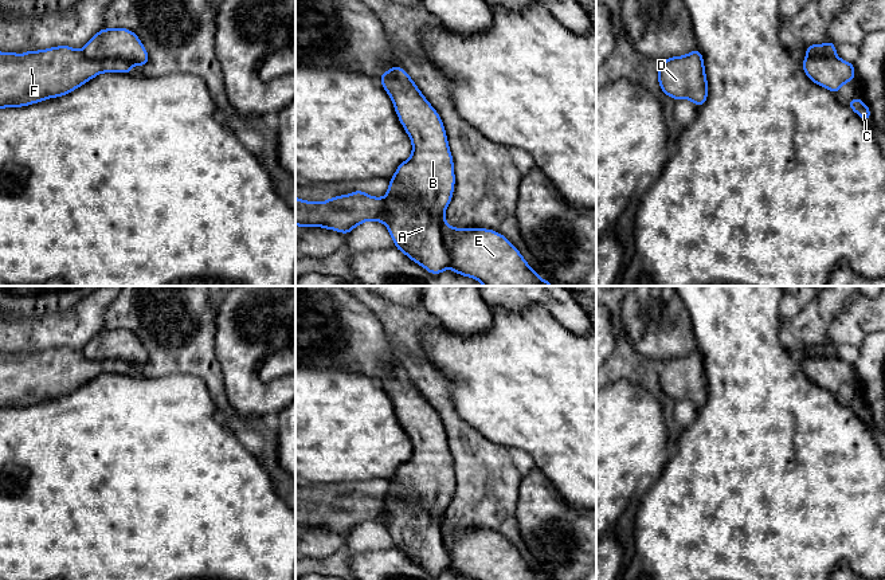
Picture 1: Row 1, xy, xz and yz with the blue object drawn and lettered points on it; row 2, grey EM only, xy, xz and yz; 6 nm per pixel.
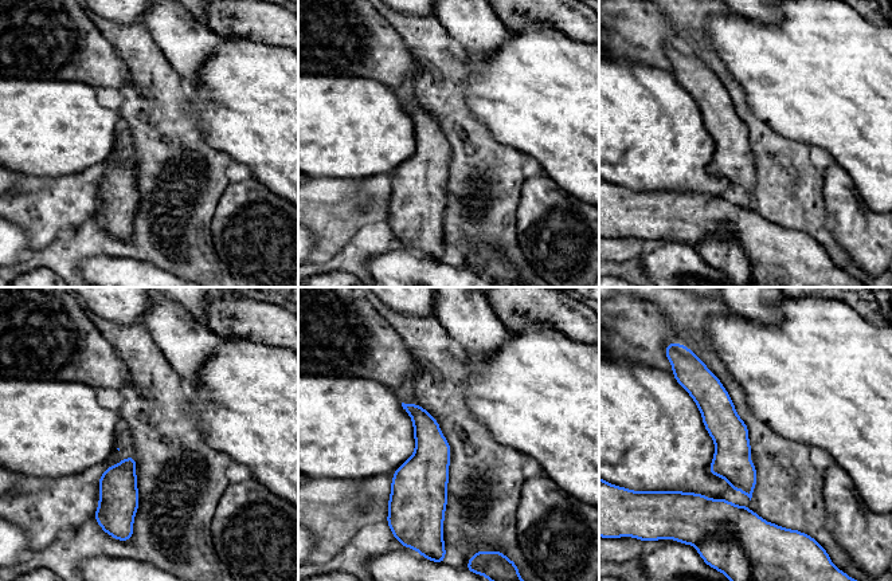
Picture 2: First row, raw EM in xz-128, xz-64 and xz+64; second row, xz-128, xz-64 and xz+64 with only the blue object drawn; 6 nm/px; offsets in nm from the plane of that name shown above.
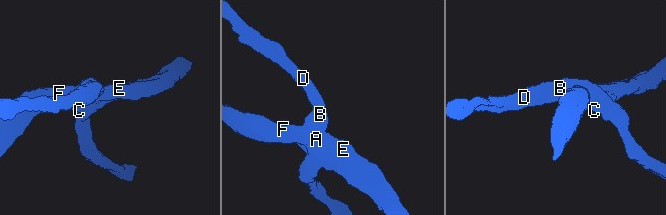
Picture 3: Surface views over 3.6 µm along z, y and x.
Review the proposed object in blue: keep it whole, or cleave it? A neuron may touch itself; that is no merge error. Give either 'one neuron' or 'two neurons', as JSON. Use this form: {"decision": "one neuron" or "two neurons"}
{"decision": "one neuron"}

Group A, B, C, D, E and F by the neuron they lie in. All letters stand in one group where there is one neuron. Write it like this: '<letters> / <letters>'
A B C D E F

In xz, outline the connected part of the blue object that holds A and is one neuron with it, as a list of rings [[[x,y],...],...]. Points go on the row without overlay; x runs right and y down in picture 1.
[[[393,367],[379,380],[412,442],[411,458],[398,467],[384,498],[372,498],[361,490],[322,503],[295,498],[295,525],[299,529],[313,526],[349,534],[356,526],[376,521],[387,526],[398,550],[431,575],[440,575],[450,568],[474,580],[540,580],[539,573],[530,569],[504,536],[493,530],[449,526],[445,512],[453,497],[455,478],[442,420],[400,367]]]

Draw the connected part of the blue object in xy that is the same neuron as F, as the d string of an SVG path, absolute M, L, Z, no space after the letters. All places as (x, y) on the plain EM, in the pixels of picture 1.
M126 329L97 333L79 352L59 346L21 356L0 353L0 409L20 408L74 392L101 373L130 375L132 367L145 367L149 356L141 341Z

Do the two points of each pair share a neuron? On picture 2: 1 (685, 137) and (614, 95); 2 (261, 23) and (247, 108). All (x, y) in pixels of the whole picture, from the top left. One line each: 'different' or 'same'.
1: same
2: different

